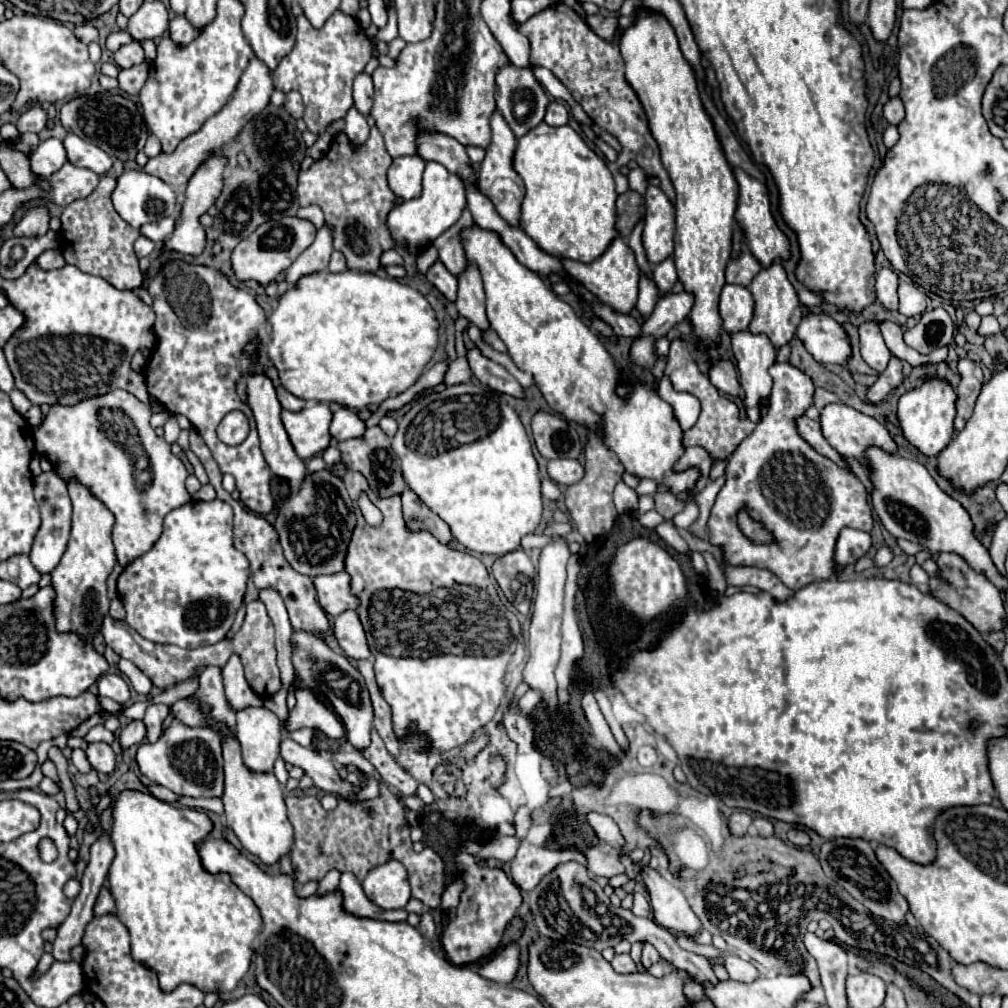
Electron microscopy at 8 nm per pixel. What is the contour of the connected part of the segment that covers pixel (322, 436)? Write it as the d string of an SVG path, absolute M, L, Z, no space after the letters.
M310 402L304 412L282 410L282 424L298 458L312 458L328 448L332 440L328 432L330 420L332 412L324 402Z

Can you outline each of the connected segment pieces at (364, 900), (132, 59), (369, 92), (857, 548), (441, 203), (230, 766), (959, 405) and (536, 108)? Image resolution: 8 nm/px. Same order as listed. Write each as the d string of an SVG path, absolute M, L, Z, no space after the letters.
M344 872L340 878L338 890L344 894L344 910L360 918L374 918L374 920L388 920L388 922L404 922L408 912L400 910L382 910L376 906L362 890L362 884L356 880L352 872Z
M132 42L132 44L126 44L122 46L116 54L114 54L114 60L120 68L132 68L136 64L142 64L144 62L144 50L138 42Z
M360 72L354 80L354 106L368 114L372 108L372 100L374 98L374 84L372 84L372 76L366 72Z
M842 528L840 536L836 540L836 548L834 548L834 560L842 566L842 564L854 564L856 560L860 560L868 548L872 546L870 534L862 532L862 530L854 530L854 528Z
M428 162L426 170L424 170L422 196L396 204L388 212L386 224L388 224L388 230L390 230L396 246L408 250L410 254L416 254L420 248L424 248L426 244L436 240L442 232L446 232L452 224L456 224L456 220L460 218L464 208L466 208L464 184L460 184L460 178L452 176L442 164Z
M212 722L208 724L208 728L214 728L222 738L222 756L226 774L222 802L226 808L228 826L234 830L234 834L250 854L256 854L266 866L270 866L276 860L280 860L286 852L290 852L294 840L292 824L286 818L284 790L280 788L280 782L272 772L258 774L246 768L246 764L242 762L240 742L224 722Z
M968 358L958 360L958 372L962 376L958 388L956 388L956 420L954 428L956 431L964 429L966 422L973 413L976 398L982 390L982 370L976 362Z
M508 64L496 72L496 106L508 120L516 138L524 136L524 132L536 128L536 124L544 120L548 104L550 104L548 94L542 88L542 84L536 80L532 68L518 68L514 64Z

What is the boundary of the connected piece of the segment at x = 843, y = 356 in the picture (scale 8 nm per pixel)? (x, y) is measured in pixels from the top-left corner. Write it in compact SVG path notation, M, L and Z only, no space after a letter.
M810 312L798 324L796 336L802 340L814 360L822 364L846 364L850 358L850 342L844 328L828 314Z

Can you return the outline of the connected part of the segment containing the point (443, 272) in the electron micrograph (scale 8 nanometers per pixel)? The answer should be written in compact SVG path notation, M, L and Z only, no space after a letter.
M440 260L430 266L430 270L426 272L426 278L428 278L448 300L454 302L454 298L456 298L456 276L450 274Z

